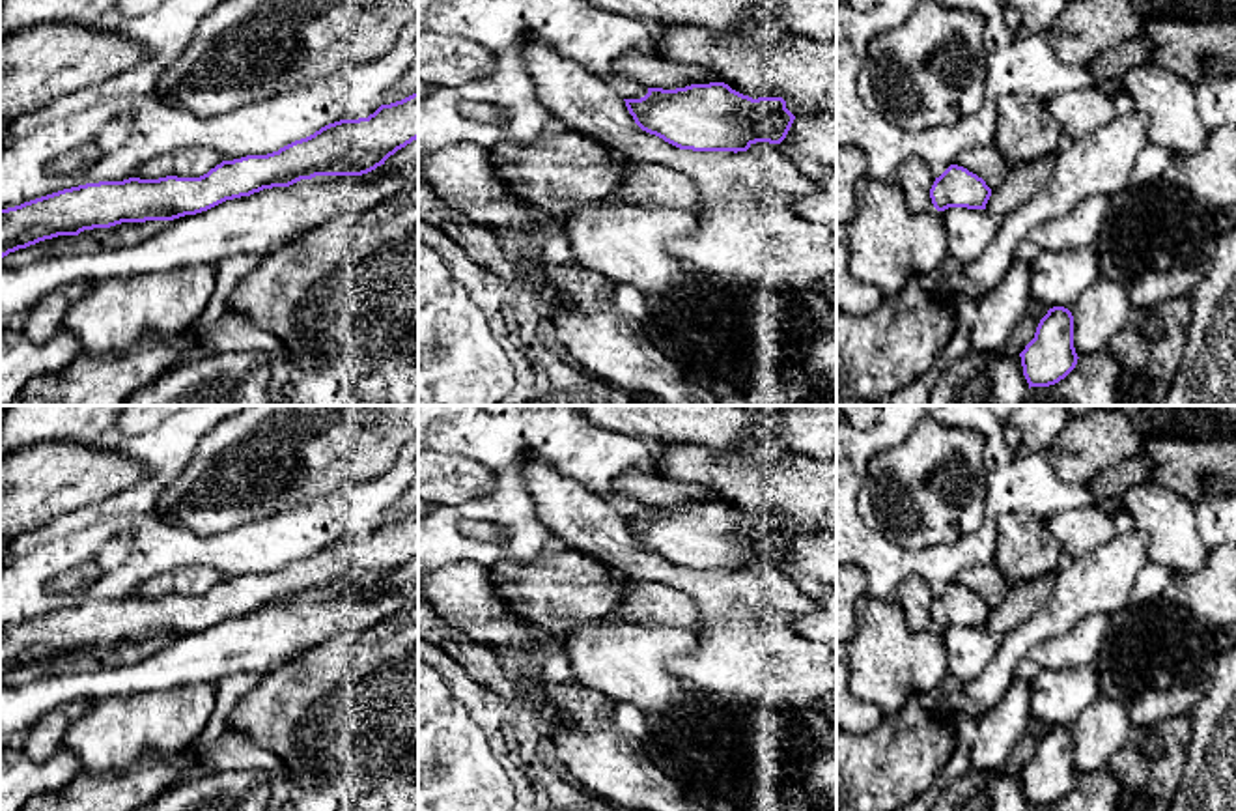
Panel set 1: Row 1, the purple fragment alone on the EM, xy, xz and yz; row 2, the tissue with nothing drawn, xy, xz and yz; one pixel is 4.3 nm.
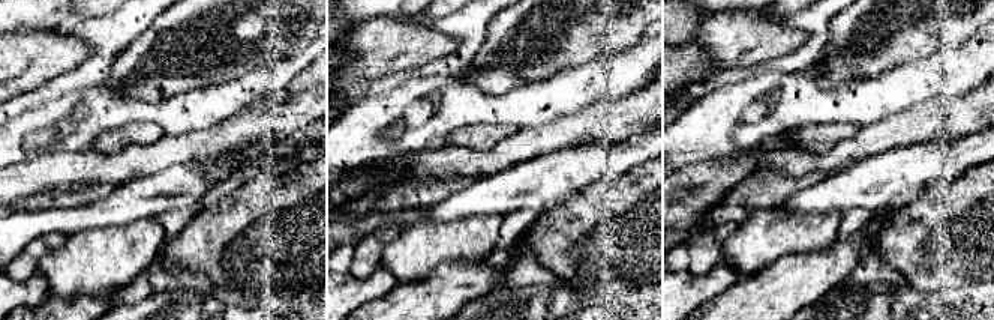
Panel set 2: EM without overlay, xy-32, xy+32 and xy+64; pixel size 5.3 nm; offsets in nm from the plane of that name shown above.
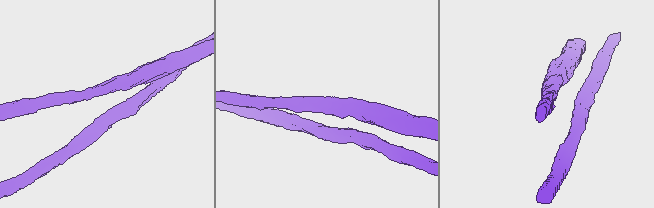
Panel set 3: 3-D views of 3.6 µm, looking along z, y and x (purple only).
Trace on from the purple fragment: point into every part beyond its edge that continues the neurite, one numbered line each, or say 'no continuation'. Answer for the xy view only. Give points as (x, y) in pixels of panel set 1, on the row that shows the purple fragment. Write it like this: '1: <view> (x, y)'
no continuation

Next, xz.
no continuation

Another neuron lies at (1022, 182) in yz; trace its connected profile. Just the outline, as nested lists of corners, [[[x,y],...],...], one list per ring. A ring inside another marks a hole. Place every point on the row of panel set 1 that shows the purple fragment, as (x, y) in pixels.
[[[1046,155],[1034,163],[1010,166],[1004,181],[991,191],[986,211],[1003,219],[1021,207],[1042,185],[1046,185],[1053,172],[1053,164],[1055,155]]]

